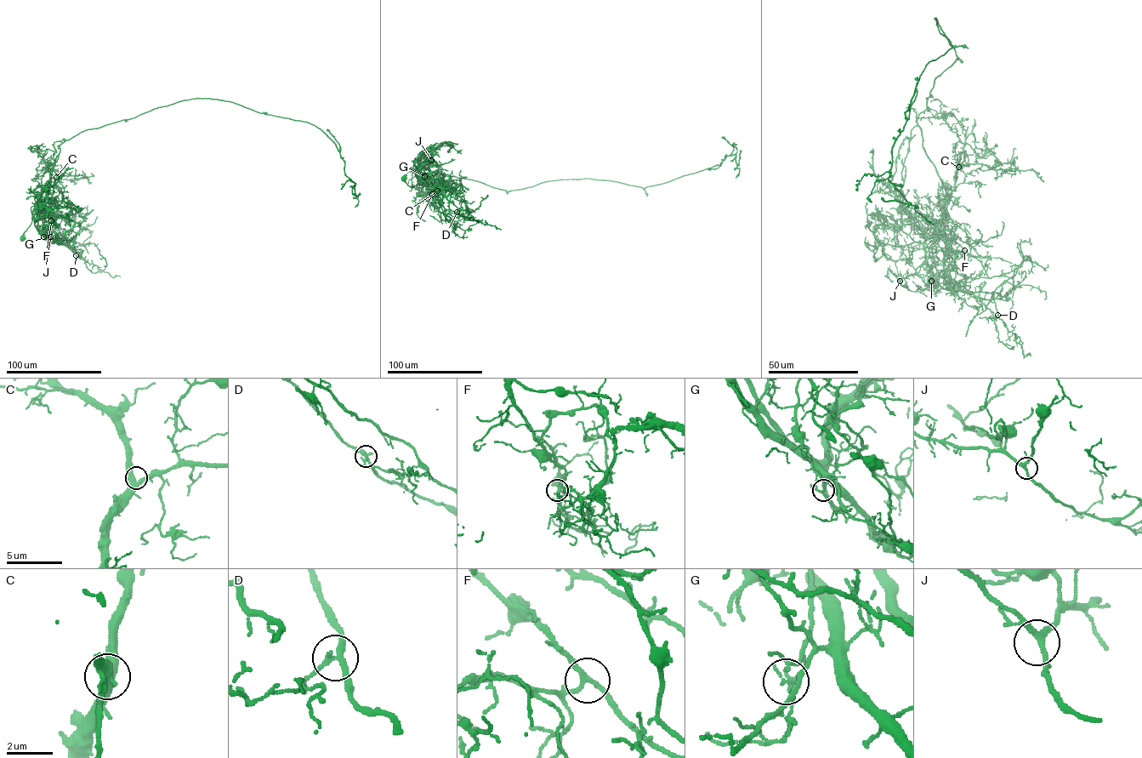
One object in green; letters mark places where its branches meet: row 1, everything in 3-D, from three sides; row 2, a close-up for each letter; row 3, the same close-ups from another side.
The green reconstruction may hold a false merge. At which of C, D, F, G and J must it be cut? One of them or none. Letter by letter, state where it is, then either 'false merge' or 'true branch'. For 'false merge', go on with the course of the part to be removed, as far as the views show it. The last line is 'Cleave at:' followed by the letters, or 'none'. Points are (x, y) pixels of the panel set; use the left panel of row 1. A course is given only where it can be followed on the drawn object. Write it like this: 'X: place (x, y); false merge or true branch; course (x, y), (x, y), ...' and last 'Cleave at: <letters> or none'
C: place (56, 177); true branch
D: place (76, 255); true branch
F: place (51, 220); true branch
G: place (43, 236); false merge; course (43, 236), (44, 213), (48, 209), (79, 226), (68, 247), (93, 243), (107, 266)
J: place (50, 236); true branch
Cleave at: G

